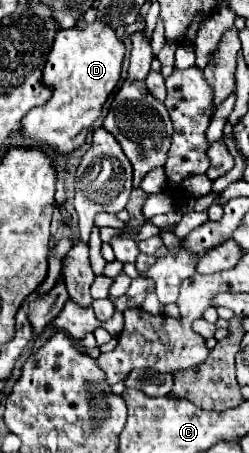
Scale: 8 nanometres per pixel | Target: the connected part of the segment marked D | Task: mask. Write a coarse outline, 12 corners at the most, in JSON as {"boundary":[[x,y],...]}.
{"boundary":[[100,19],[56,33],[22,133],[72,153],[120,81],[124,43]]}

